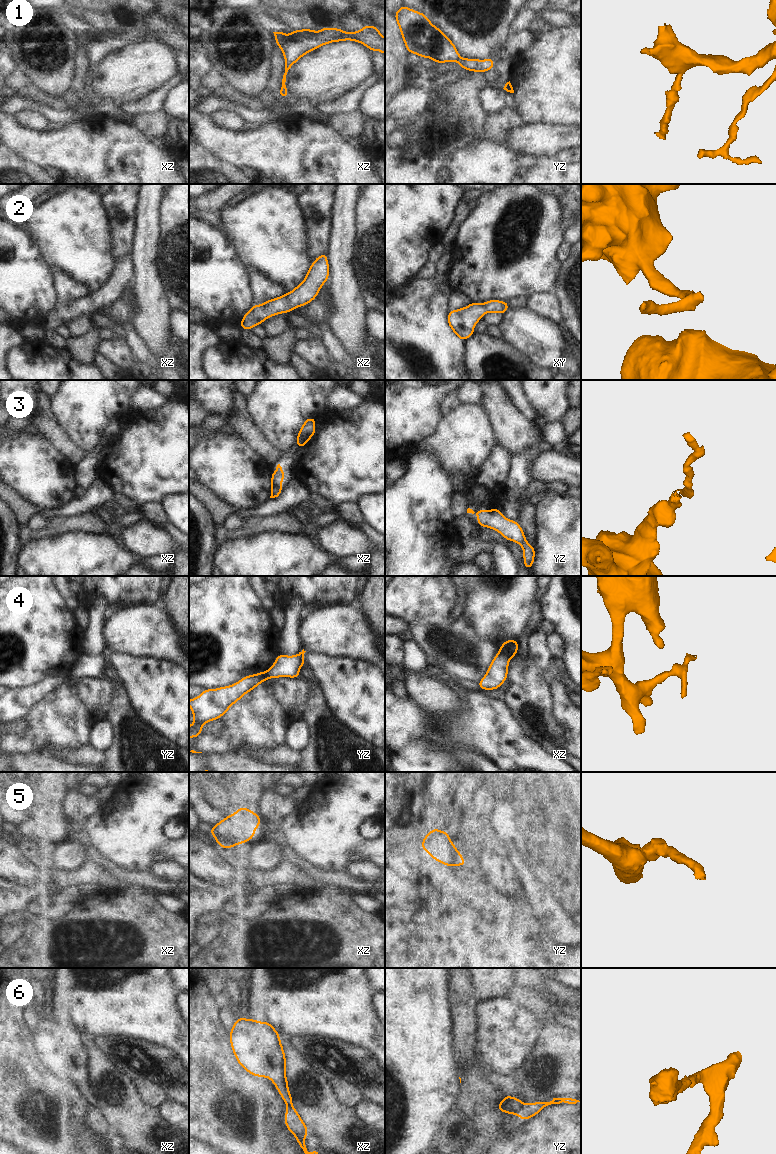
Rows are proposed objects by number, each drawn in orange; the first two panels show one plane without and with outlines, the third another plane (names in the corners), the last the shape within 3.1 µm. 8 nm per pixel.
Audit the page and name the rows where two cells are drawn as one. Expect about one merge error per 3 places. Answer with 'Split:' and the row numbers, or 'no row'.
Split: 4, 6

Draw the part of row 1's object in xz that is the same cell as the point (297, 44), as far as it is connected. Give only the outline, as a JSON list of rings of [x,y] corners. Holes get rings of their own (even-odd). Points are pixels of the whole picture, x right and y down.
[[[364,25],[360,31],[350,33],[340,28],[330,27],[322,27],[318,32],[313,29],[291,30],[292,32],[289,35],[283,32],[273,32],[276,46],[281,48],[286,61],[281,77],[281,89],[278,93],[279,97],[289,97],[286,83],[288,72],[292,65],[298,62],[302,56],[323,45],[350,40],[365,45],[371,52],[377,50],[385,55],[385,37],[381,35],[376,25]]]

